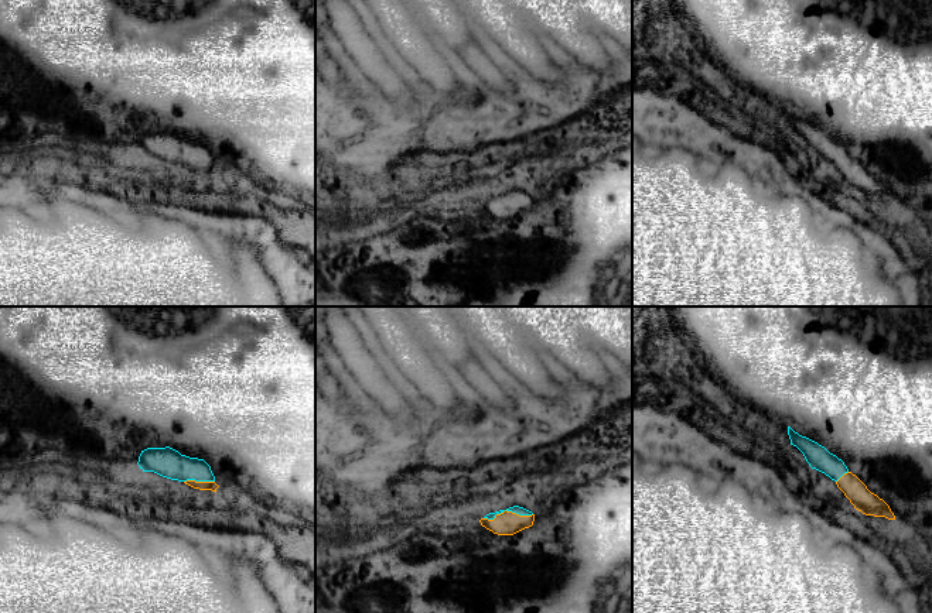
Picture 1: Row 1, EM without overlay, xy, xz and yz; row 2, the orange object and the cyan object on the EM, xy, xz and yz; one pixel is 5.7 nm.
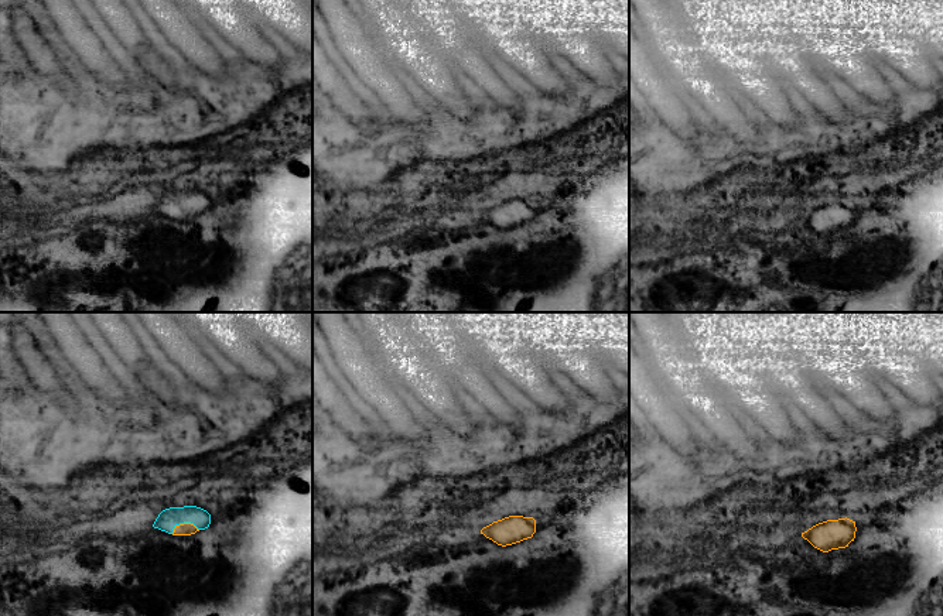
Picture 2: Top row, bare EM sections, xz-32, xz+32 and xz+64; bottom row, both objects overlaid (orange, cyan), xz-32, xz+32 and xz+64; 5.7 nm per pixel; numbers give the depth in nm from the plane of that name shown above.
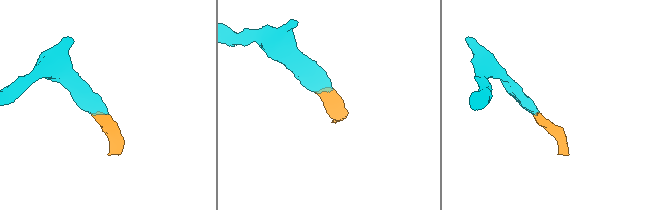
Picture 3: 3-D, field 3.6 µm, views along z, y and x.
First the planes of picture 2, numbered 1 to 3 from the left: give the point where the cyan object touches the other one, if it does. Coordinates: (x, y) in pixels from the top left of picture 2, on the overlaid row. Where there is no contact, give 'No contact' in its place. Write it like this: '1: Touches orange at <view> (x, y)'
1: Touches orange at xz-32 (184, 523)
2: No contact
3: No contact

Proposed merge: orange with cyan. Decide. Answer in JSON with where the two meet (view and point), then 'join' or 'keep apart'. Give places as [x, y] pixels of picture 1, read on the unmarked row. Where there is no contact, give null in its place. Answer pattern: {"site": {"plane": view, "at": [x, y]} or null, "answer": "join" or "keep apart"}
{"site": {"plane": "xz", "at": [508, 195]}, "answer": "join"}

